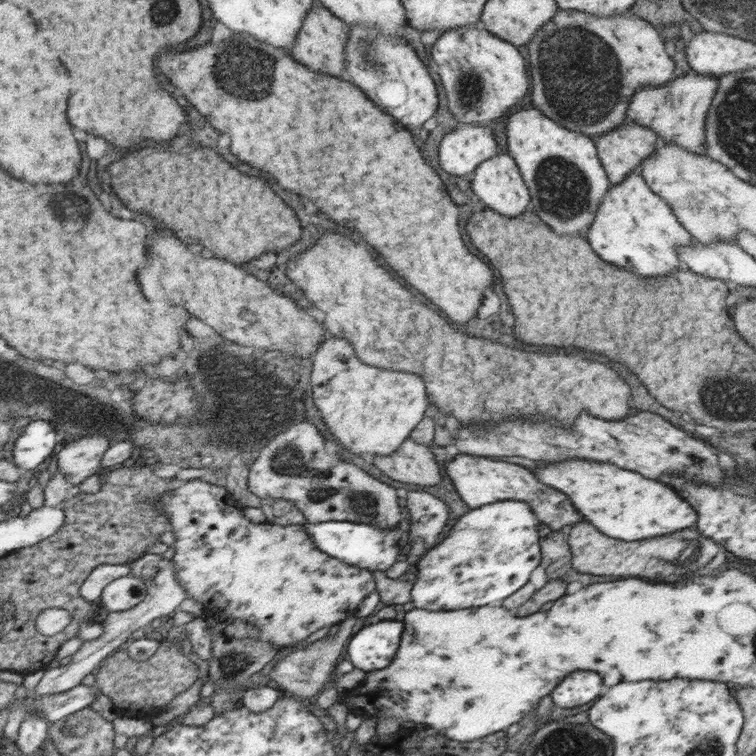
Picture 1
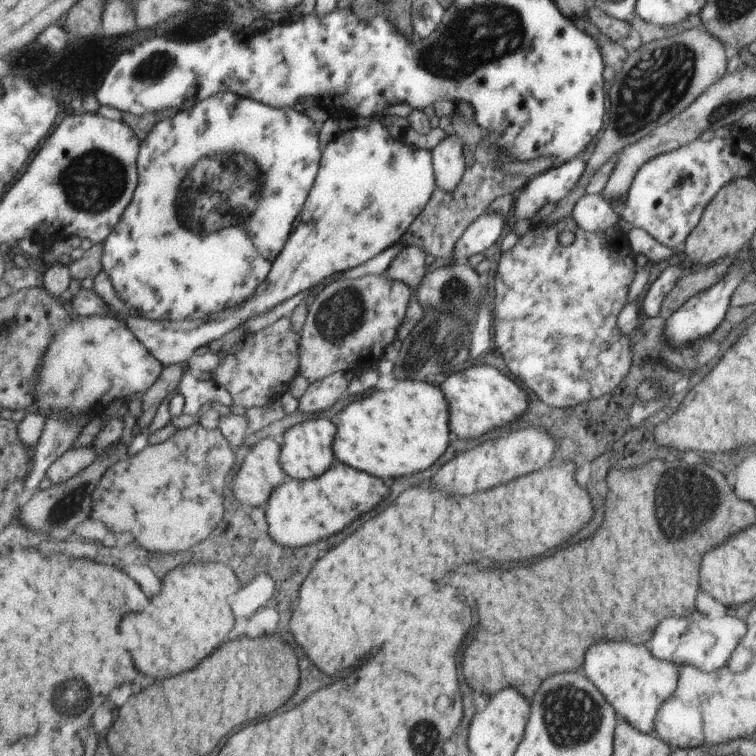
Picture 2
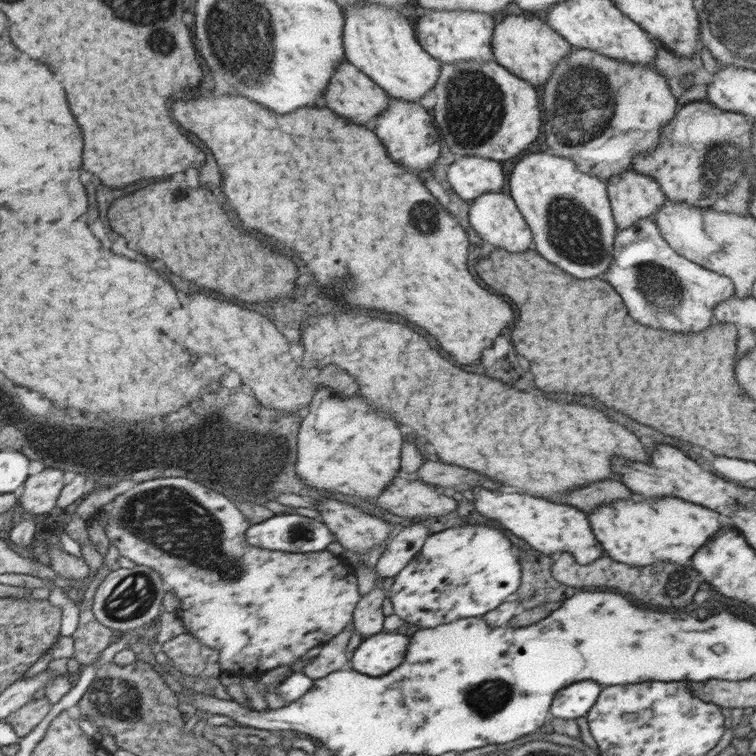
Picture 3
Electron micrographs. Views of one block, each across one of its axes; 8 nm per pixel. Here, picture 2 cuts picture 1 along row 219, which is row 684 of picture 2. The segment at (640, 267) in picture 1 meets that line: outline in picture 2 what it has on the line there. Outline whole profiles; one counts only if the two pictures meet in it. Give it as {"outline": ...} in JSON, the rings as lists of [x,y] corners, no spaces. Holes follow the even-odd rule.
{"outline":[[[601,640],[591,644],[591,648],[587,650],[587,664],[583,666],[583,672],[613,706],[617,720],[627,720],[631,726],[645,734],[653,732],[659,708],[677,688],[679,668],[673,662],[655,658],[647,648],[629,642]]]}

